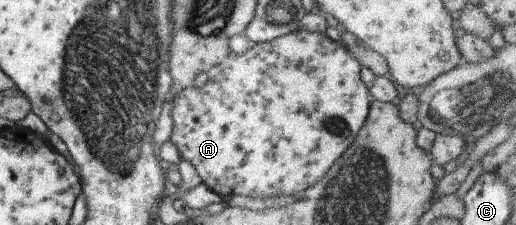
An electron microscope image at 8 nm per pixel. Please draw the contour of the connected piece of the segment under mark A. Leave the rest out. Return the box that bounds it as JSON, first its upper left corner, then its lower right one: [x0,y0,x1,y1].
[169,30,370,199]

